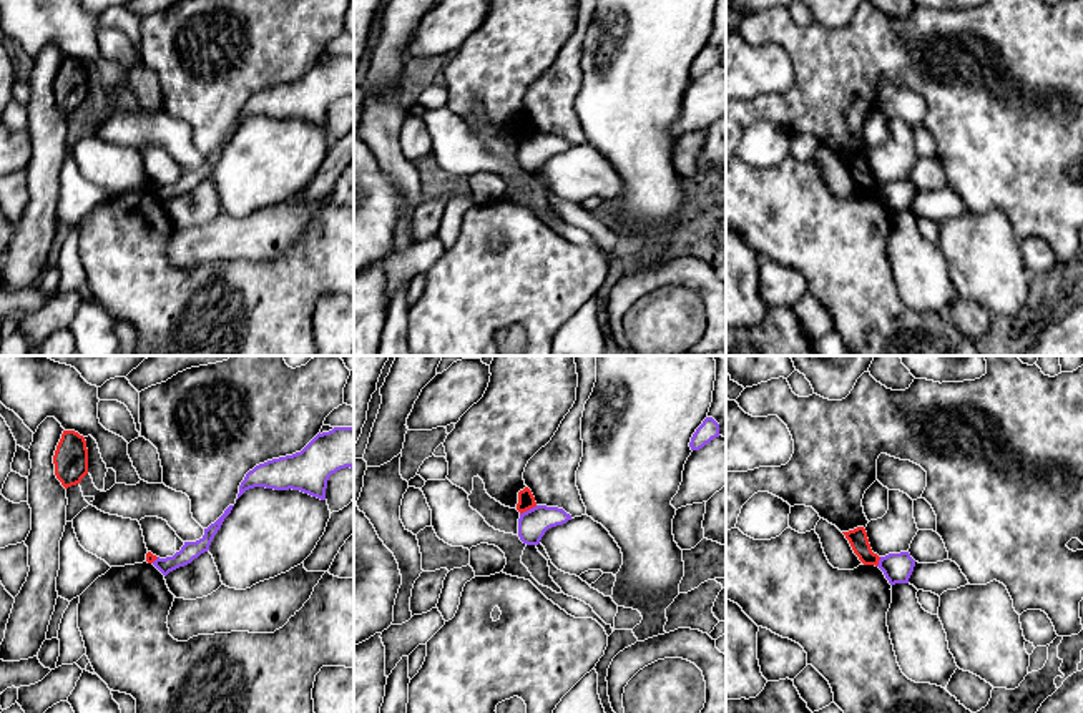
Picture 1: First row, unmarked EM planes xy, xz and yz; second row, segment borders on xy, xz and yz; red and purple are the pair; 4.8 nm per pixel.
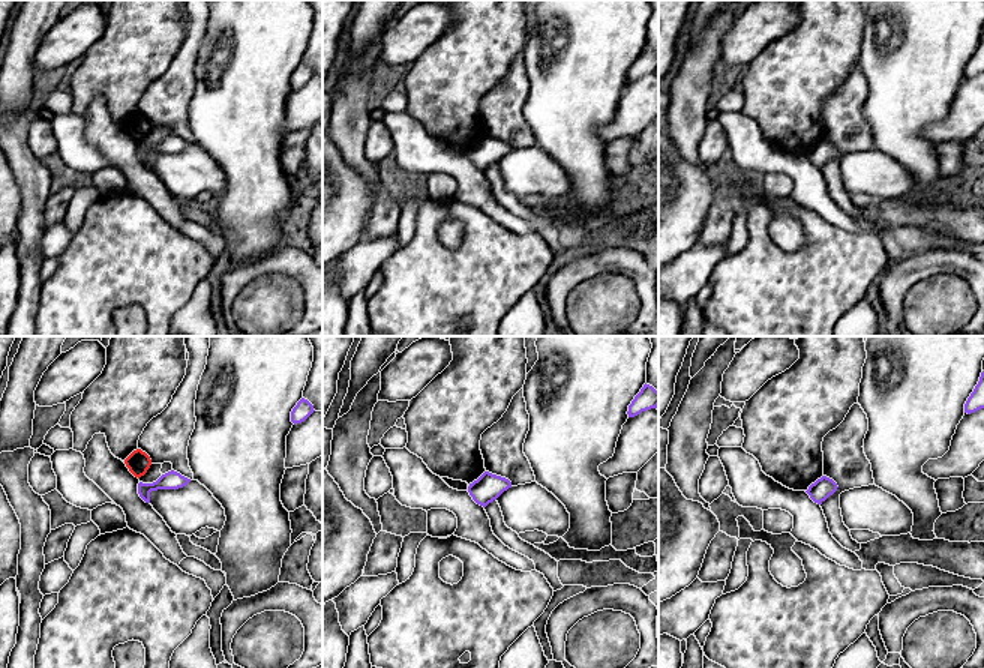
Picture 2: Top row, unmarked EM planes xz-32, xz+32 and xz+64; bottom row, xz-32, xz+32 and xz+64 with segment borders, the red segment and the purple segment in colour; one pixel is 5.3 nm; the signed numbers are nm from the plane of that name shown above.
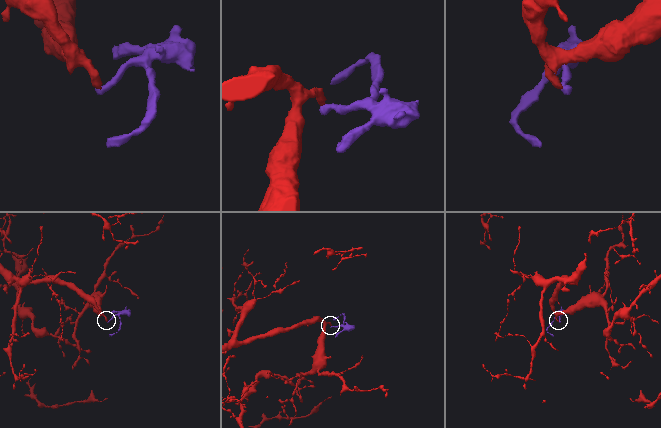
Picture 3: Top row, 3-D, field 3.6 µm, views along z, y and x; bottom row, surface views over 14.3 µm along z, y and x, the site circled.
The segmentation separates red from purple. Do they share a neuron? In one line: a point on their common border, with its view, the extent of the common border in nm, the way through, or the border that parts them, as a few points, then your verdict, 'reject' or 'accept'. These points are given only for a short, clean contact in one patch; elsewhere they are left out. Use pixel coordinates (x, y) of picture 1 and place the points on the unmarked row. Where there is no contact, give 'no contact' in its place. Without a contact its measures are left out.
meets red in xz at (529, 137); contact 100 nm long; border along xz (537, 133), (520, 142); reject

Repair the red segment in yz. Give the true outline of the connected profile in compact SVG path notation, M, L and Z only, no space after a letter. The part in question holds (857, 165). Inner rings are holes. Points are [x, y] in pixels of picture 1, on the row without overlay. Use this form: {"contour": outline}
{"contour": "M857 155L854 158L842 160L842 161L845 163L854 181L859 184L859 188L864 193L875 193L875 194L879 193L880 184L872 179L869 166L867 166L867 160L864 155Z"}

